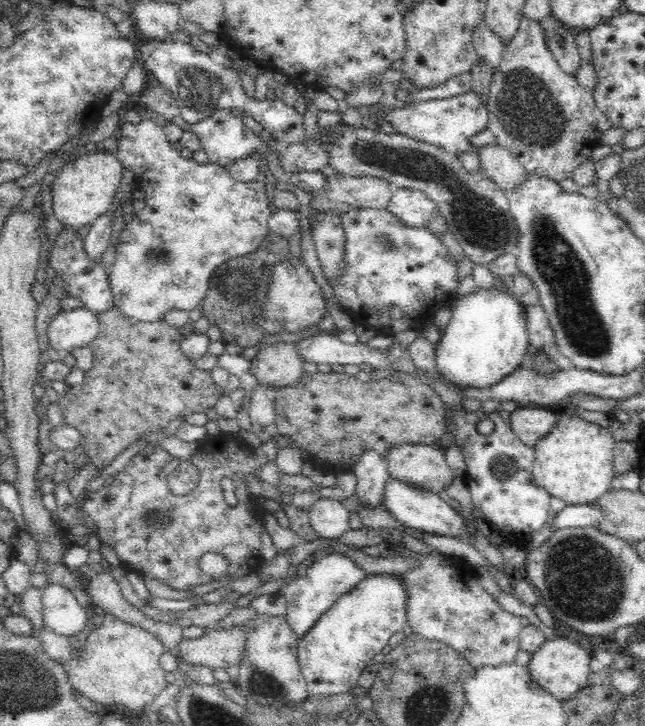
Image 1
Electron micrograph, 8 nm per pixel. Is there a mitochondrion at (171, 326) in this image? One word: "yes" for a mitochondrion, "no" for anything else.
no

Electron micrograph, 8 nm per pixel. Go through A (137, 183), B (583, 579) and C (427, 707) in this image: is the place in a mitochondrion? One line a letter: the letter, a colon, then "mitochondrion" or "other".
A: other
B: mitochondrion
C: mitochondrion

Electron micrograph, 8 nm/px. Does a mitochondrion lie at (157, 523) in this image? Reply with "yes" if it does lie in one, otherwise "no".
yes

